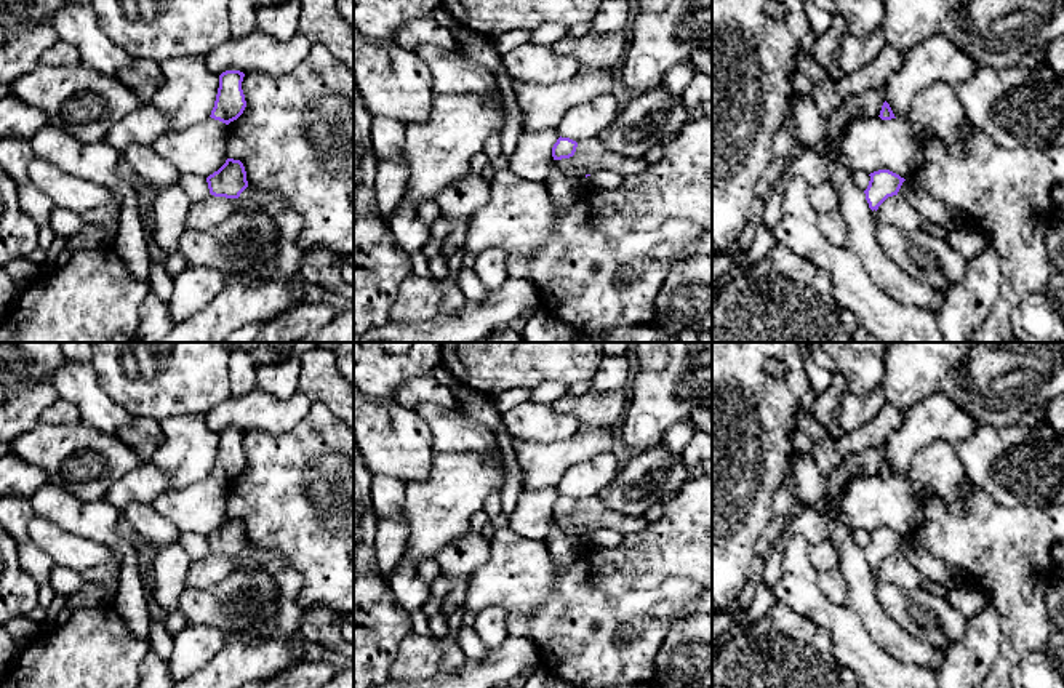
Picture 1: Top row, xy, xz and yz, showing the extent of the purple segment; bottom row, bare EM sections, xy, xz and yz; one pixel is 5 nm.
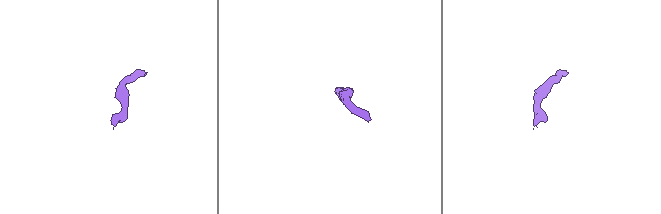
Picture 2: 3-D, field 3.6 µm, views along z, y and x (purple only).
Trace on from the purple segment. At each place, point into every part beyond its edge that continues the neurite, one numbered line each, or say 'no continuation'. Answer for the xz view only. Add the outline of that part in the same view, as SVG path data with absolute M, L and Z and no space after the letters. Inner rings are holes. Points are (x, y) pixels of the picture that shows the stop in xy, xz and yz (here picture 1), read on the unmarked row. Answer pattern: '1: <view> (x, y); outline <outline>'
no continuation

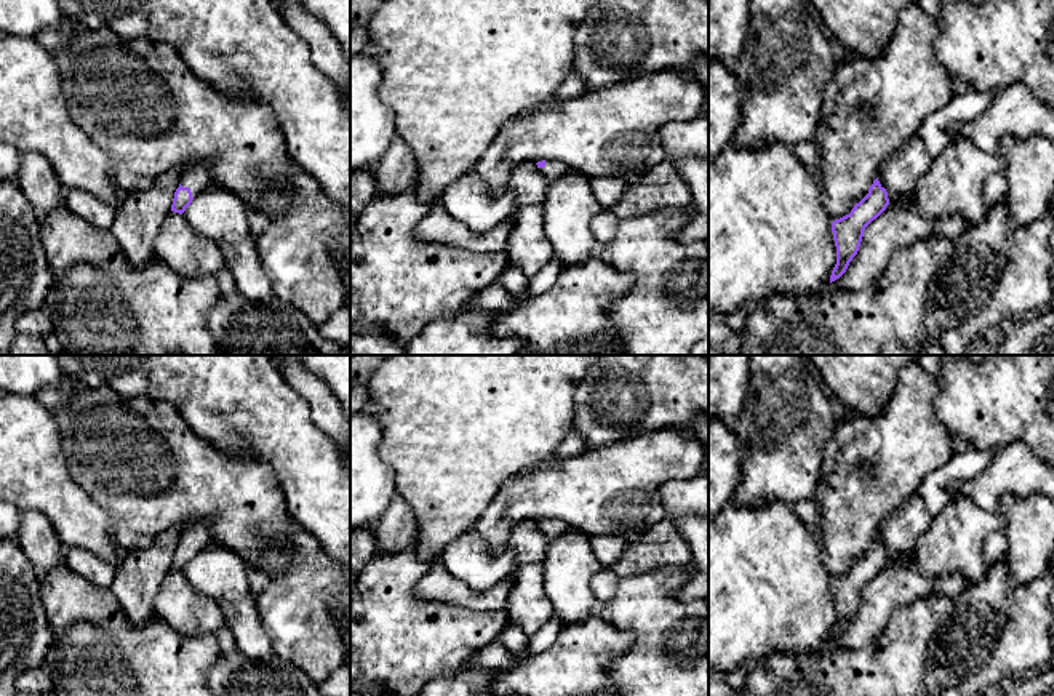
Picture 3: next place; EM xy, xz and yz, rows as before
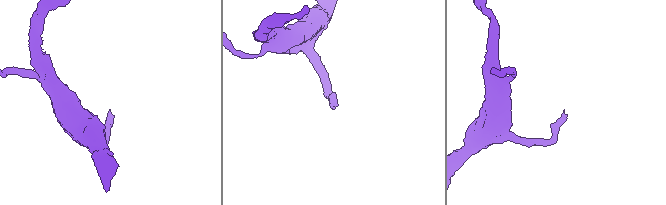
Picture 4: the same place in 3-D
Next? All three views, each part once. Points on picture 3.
1: xy (199, 536); outline M197 523L194 526L186 528L181 538L182 546L189 546L192 555L197 555L202 549L205 549L211 542L210 523Z

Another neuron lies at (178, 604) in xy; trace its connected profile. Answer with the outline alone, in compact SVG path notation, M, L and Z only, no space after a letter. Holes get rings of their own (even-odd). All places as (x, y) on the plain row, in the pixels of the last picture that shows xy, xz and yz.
M170 570L155 598L155 616L182 635L218 634L226 619L219 603L198 594L182 573Z

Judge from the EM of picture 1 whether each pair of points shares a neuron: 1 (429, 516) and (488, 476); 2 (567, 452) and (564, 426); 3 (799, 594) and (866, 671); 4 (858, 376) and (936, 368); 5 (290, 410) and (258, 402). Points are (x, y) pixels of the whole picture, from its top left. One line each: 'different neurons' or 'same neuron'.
1: same neuron
2: different neurons
3: same neuron
4: different neurons
5: same neuron

